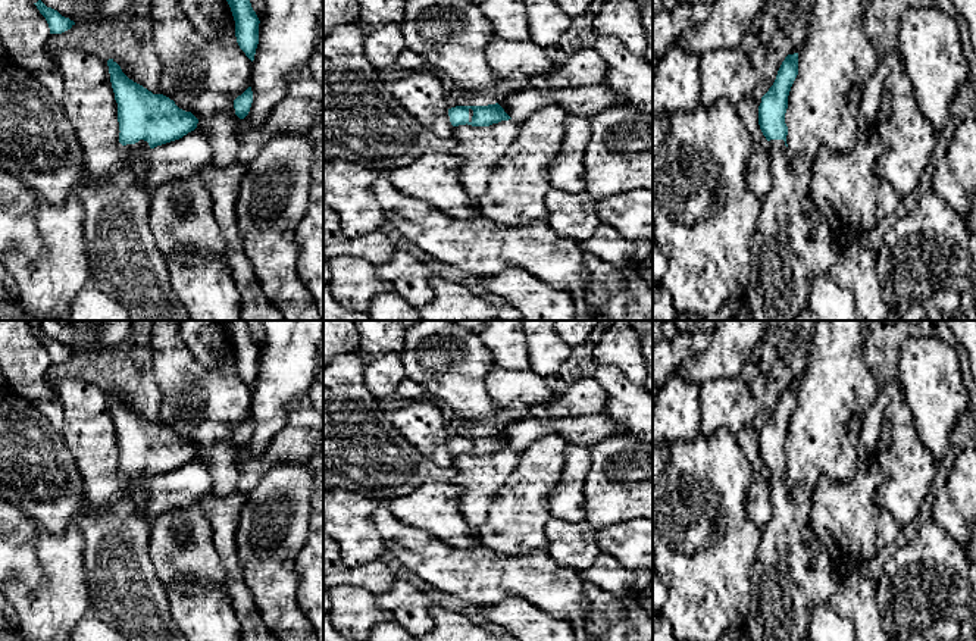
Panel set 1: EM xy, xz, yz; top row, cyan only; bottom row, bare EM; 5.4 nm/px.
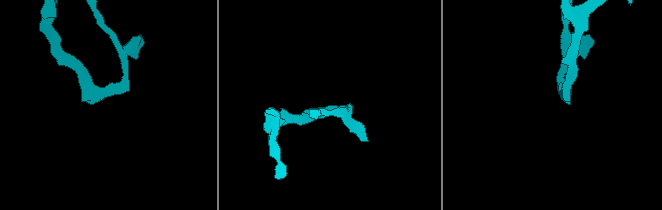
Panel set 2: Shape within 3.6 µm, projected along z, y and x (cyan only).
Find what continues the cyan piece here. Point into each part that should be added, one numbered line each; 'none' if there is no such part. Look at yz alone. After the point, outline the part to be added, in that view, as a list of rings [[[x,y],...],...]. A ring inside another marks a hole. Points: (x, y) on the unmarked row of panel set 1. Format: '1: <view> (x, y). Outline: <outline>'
1: yz (788, 581). Outline: [[[783,469],[769,470],[770,520],[761,528],[761,541],[751,575],[751,609],[745,626],[751,641],[803,641],[808,637],[810,616],[816,606],[828,604],[836,592],[841,573],[822,541],[807,548],[803,531],[810,523],[814,490],[788,485]]]

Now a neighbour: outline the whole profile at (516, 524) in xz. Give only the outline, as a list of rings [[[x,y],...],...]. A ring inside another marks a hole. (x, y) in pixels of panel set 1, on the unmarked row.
[[[550,434],[519,454],[516,468],[494,495],[488,520],[479,528],[484,547],[506,556],[547,550],[550,494],[563,472],[567,444],[561,435]]]

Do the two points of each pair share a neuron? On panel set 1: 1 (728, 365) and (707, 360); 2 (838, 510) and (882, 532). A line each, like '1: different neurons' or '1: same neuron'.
1: same neuron
2: same neuron

